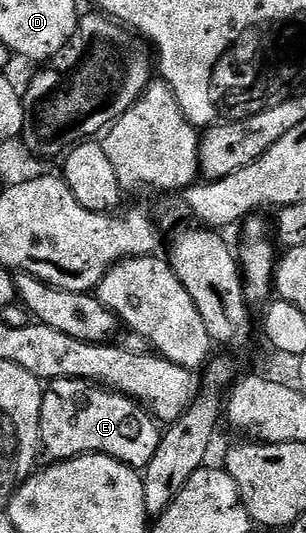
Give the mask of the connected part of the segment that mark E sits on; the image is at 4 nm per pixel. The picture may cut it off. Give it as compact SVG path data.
M69 377L47 382L40 416L40 447L45 462L69 461L84 453L105 453L131 469L143 471L154 459L161 436L156 418L126 395Z

